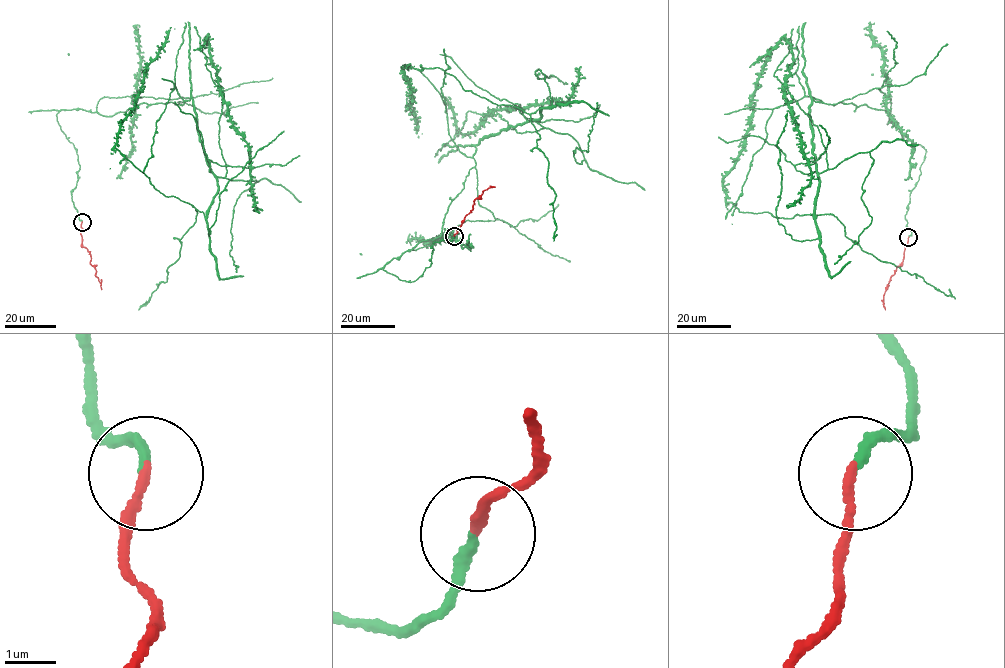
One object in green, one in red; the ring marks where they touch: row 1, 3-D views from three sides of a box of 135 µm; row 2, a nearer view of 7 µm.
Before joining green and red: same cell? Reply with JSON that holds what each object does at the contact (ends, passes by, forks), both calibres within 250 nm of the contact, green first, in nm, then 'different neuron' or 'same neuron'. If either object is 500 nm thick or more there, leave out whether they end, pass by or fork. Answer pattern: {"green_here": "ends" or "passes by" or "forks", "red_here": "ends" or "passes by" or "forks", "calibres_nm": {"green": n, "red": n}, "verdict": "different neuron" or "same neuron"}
{"green_here": "ends", "red_here": "ends", "calibres_nm": {"green": 160, "red": 170}, "verdict": "same neuron"}

